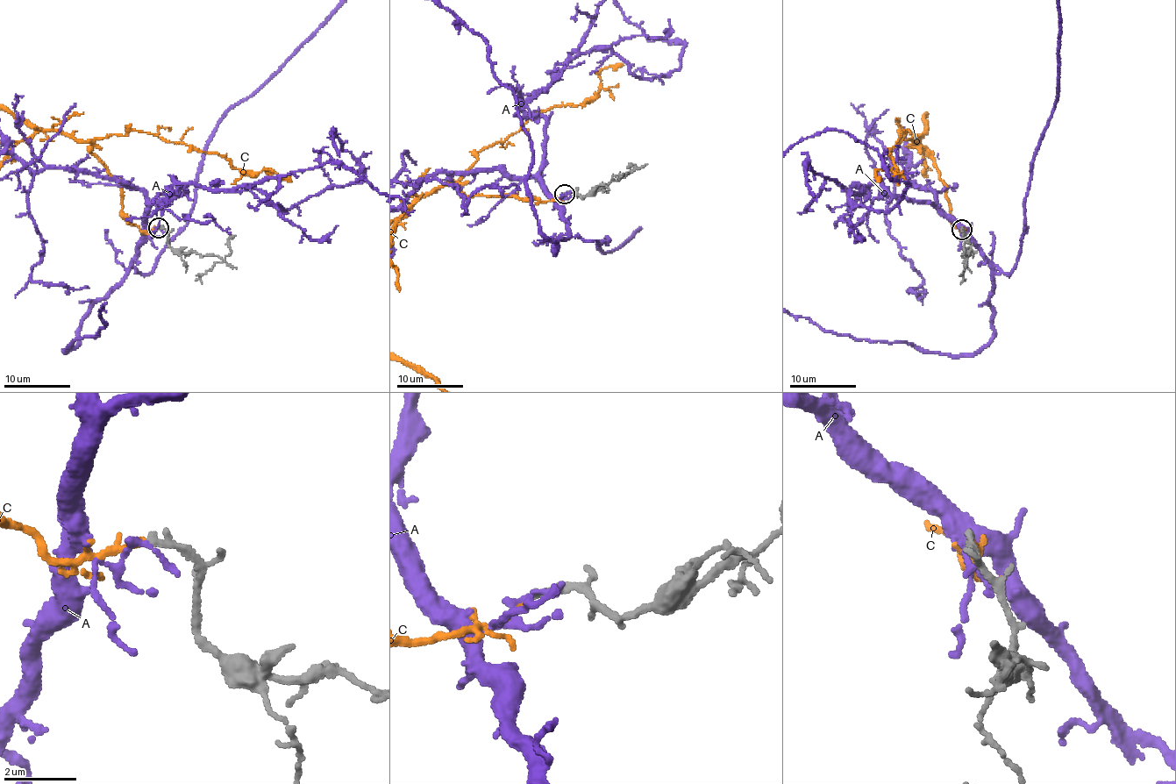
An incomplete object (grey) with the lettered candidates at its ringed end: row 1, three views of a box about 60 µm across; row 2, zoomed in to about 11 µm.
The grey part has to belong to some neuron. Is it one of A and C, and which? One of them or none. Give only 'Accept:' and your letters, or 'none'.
Accept: C

